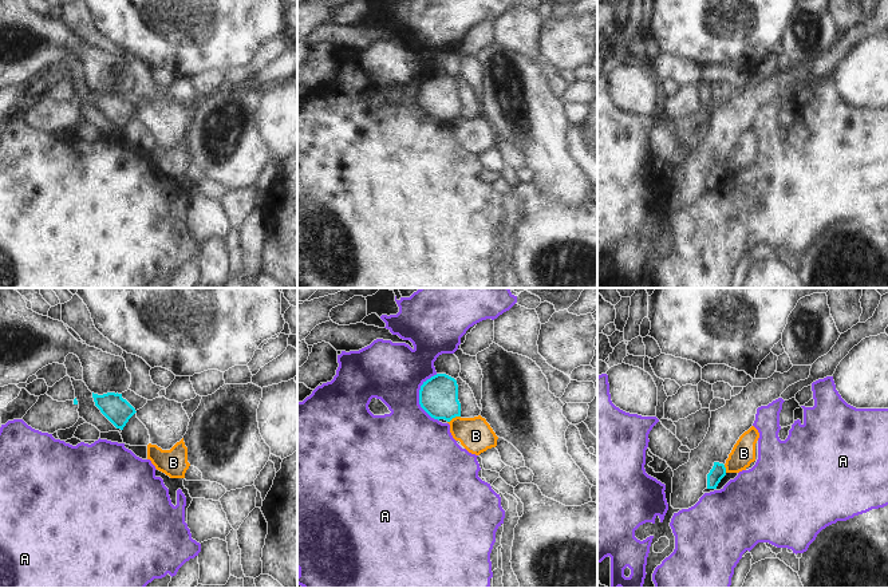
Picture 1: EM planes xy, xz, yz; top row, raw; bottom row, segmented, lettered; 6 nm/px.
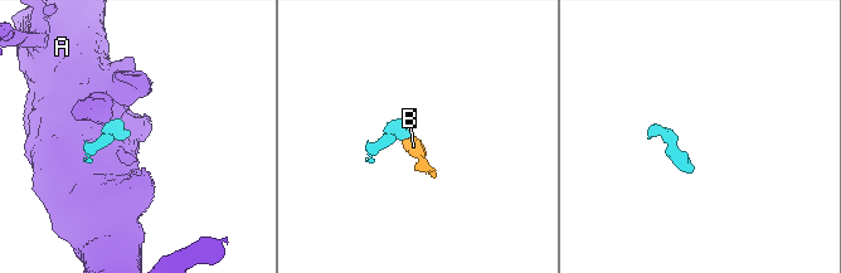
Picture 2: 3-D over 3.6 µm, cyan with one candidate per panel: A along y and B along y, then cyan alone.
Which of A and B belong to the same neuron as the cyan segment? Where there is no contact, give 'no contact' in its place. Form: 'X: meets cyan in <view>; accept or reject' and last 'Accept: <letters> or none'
A: meets cyan in xz; reject
B: meets cyan in xz; reject
Accept: none

